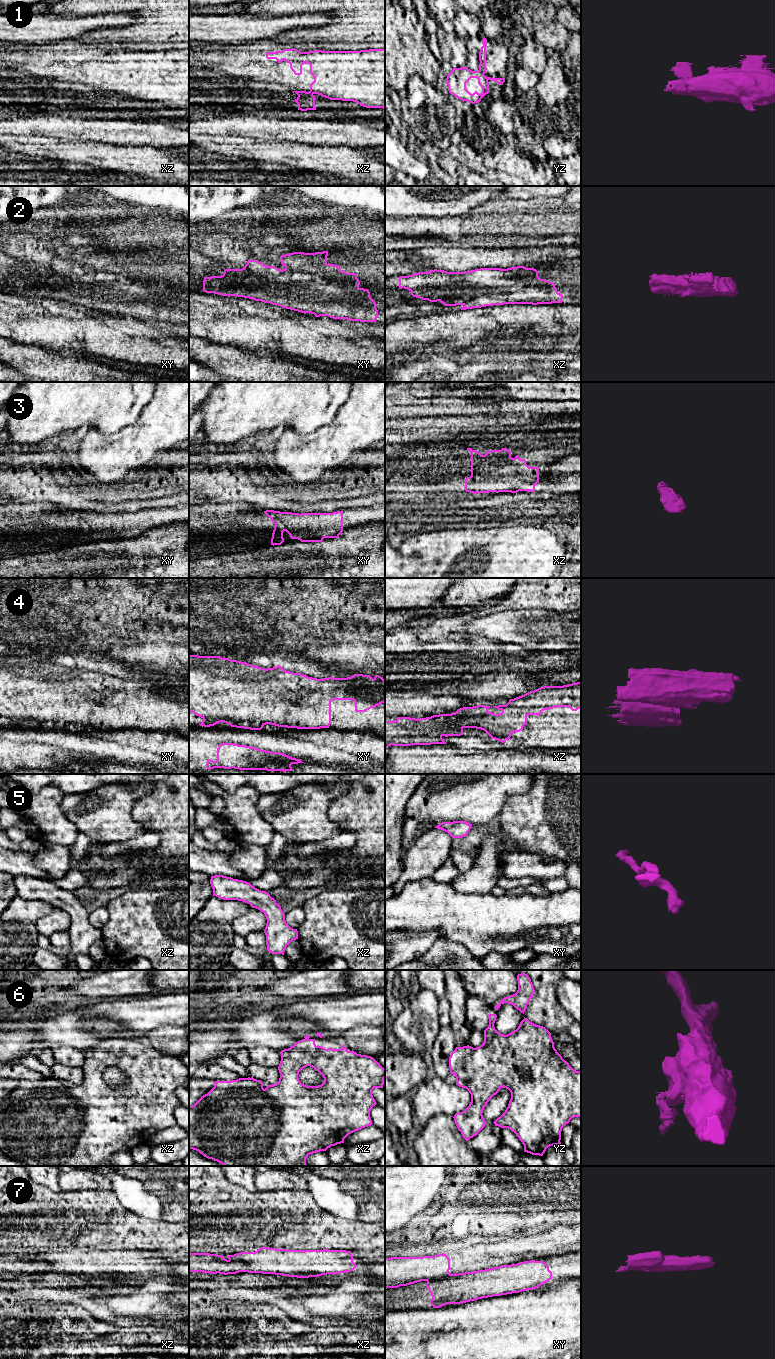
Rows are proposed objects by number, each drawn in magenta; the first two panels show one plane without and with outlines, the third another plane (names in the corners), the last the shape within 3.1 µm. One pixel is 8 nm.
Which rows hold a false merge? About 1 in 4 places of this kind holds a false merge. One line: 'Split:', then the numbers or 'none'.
Split: 1, 4, 6, 7

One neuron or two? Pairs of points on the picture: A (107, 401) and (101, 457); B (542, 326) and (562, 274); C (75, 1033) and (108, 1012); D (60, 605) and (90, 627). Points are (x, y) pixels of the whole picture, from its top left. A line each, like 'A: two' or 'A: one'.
A: two
B: two
C: one
D: one

